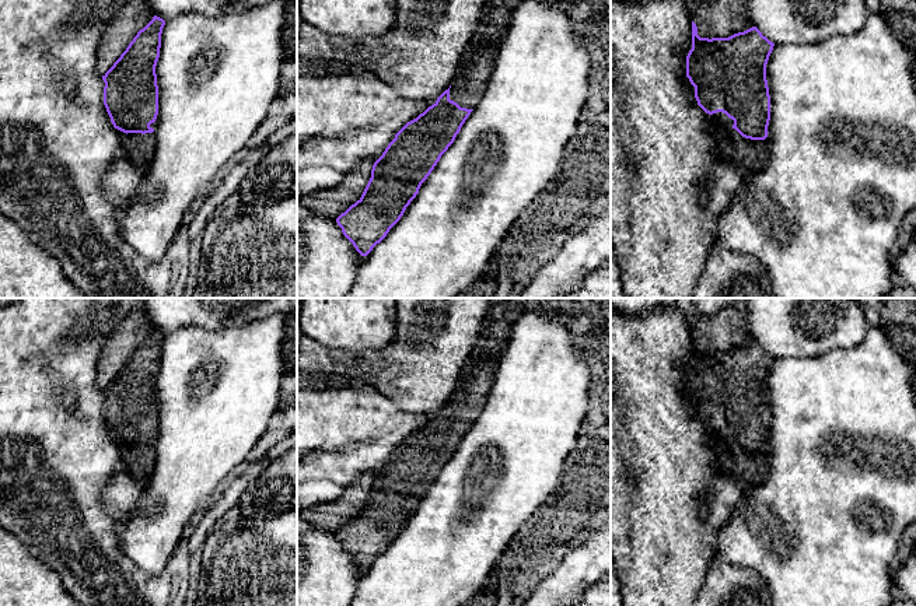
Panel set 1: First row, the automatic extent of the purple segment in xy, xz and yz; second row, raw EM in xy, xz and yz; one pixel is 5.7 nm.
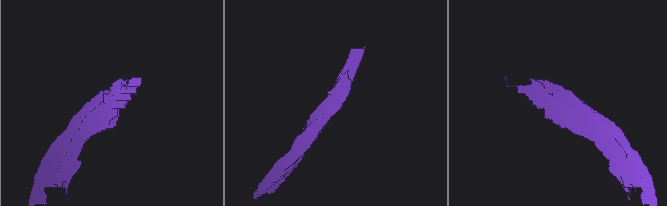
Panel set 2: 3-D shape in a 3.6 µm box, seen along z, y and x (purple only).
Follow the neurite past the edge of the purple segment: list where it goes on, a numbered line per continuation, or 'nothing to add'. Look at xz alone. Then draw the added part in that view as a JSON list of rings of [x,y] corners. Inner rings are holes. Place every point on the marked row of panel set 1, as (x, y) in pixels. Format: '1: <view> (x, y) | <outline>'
1: xz (467, 88) | [[[499,43],[478,48],[466,55],[451,83],[450,99],[461,108],[473,109],[483,97],[486,84],[493,71]]]

